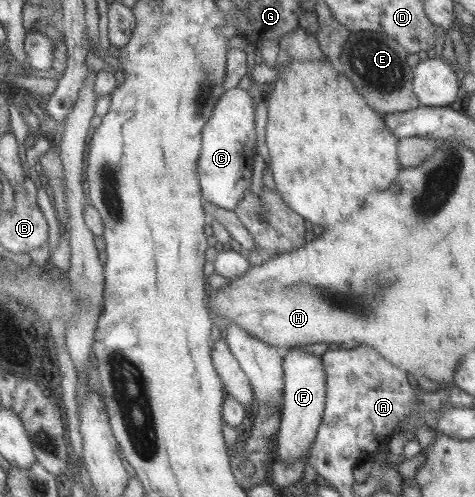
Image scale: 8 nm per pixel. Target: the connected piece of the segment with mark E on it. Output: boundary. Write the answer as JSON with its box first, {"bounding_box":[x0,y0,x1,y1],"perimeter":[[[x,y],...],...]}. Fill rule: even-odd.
{"bounding_box":[336,32,420,113],"perimeter":[[[353,32],[343,44],[336,64],[347,76],[366,104],[378,112],[397,113],[420,105],[412,92],[414,69],[407,65],[407,52],[395,40],[381,32]]]}

